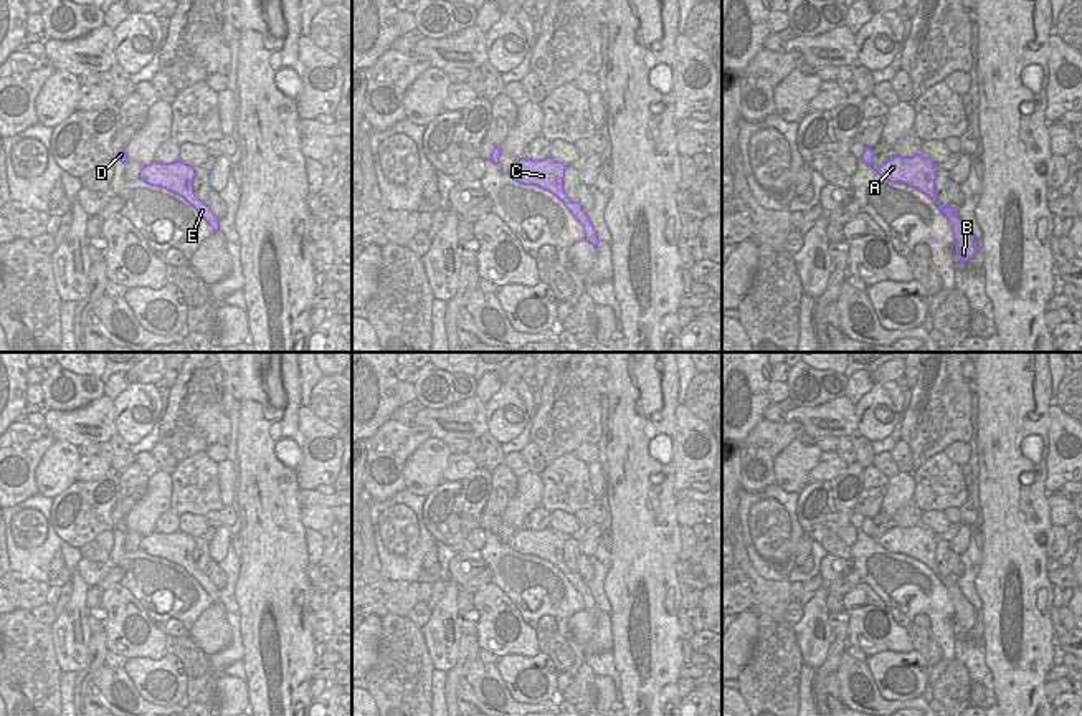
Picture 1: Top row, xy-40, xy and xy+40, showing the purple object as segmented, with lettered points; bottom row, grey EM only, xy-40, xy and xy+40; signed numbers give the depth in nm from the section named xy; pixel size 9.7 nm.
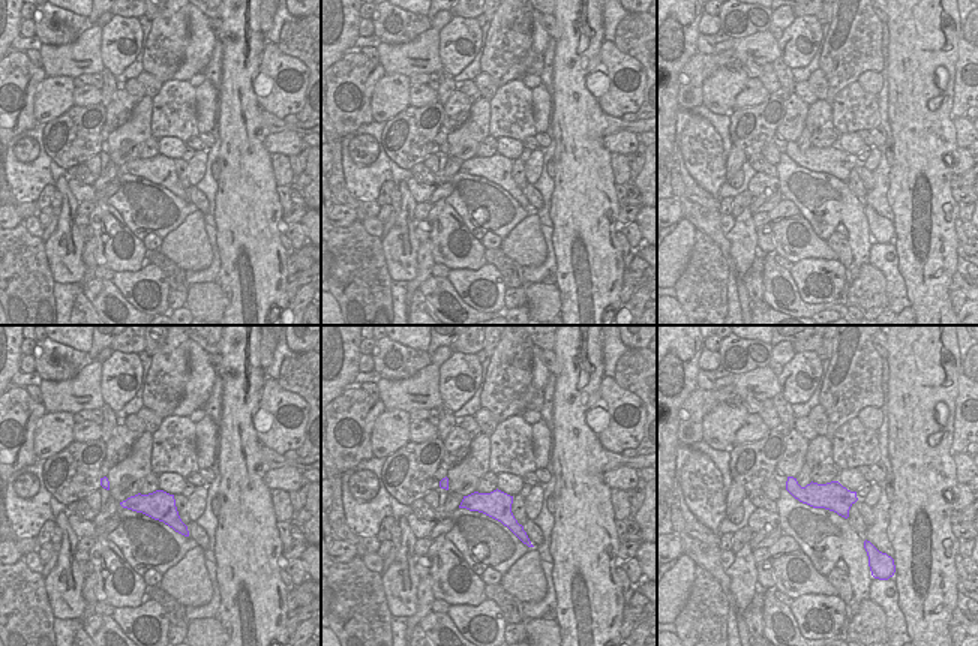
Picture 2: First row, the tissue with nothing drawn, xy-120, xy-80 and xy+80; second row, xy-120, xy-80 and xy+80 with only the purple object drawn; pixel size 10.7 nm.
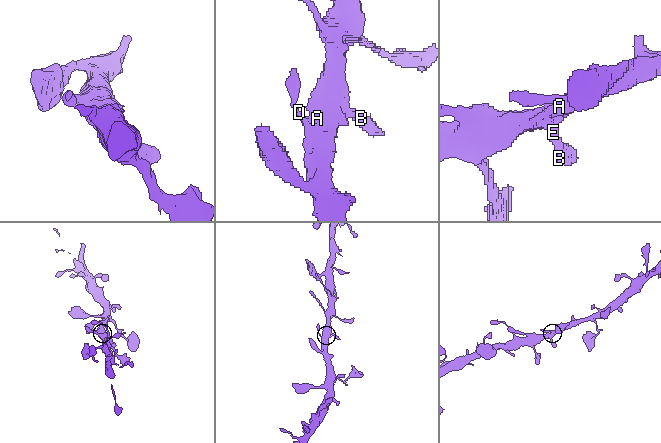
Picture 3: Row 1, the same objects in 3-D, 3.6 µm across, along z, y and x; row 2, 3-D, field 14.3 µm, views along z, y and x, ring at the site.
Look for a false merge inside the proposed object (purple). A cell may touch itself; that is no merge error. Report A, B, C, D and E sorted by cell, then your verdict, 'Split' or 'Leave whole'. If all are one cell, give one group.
Groups: A B C D E. Leave whole.

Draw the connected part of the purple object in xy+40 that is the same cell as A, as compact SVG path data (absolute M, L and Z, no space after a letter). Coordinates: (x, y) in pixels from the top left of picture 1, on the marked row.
M864 147L861 160L871 165L880 177L892 184L907 184L928 198L932 198L947 220L951 225L955 235L955 253L958 261L970 261L978 250L980 243L975 236L963 227L961 220L956 215L955 207L942 207L935 195L935 179L940 165L933 164L930 159L917 154L914 157L890 155L882 165L874 167L874 152L871 147Z

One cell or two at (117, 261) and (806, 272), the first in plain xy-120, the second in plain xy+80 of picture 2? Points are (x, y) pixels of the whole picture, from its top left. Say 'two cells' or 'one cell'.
two cells

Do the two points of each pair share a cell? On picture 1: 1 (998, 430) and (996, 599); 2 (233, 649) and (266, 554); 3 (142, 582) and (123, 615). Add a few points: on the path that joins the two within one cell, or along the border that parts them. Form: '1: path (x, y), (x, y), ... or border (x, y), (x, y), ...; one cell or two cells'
1: path (1001, 472), (1001, 558); one cell
2: border (238, 615), (243, 658); two cells
3: border (119, 582), (157, 627); two cells

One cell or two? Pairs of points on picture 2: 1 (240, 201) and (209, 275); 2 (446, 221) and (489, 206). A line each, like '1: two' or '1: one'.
1: two
2: two

